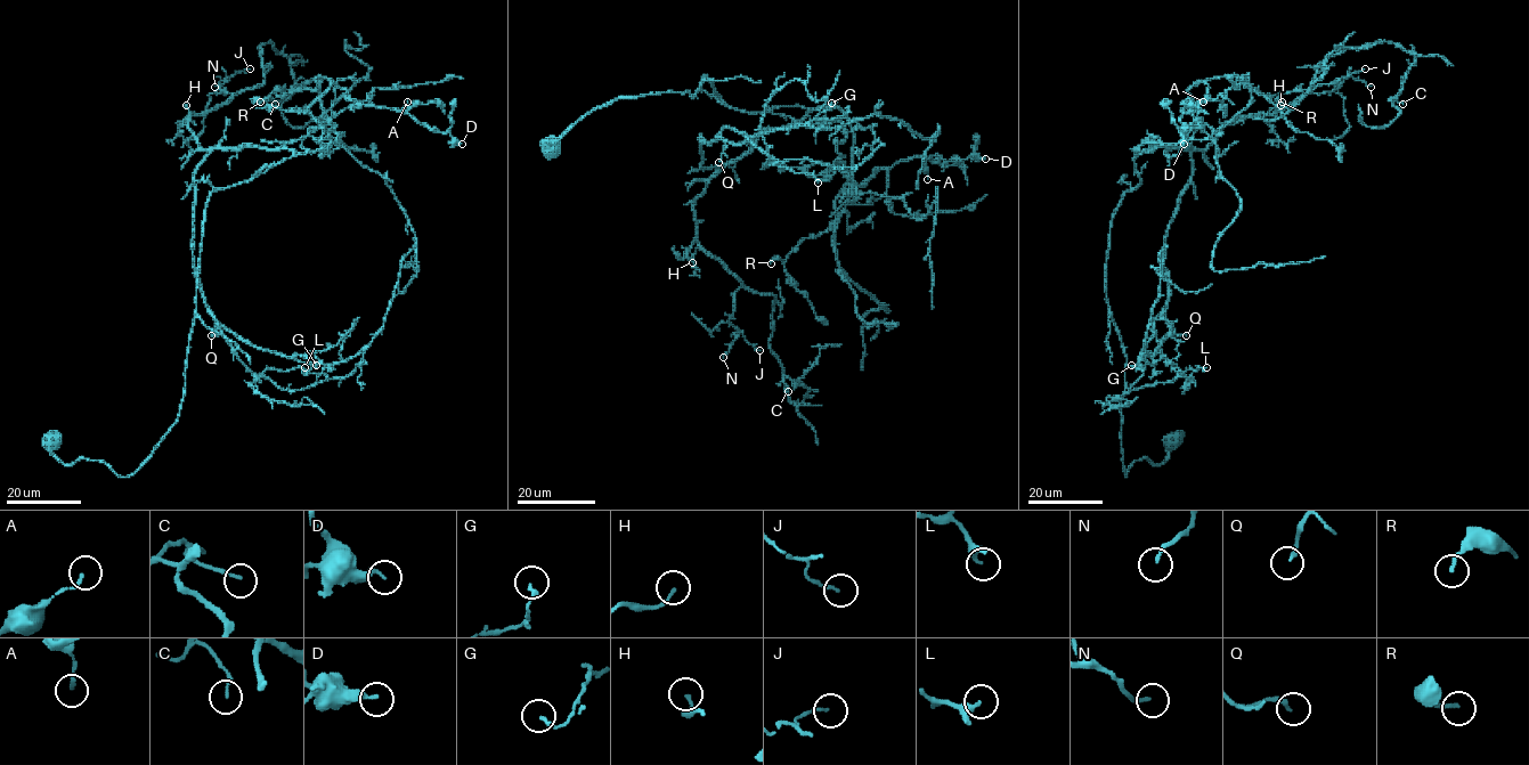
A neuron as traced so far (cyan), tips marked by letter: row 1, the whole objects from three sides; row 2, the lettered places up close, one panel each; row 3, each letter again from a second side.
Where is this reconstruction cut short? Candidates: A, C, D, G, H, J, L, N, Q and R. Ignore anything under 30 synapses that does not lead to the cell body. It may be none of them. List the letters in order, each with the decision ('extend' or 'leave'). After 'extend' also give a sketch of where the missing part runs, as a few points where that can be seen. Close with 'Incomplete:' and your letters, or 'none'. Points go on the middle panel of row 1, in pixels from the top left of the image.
A: leave
C: leave
D: leave
G: leave
H: leave
J: leave
L: leave
N: leave
Q: leave
R: leave
Incomplete: none

